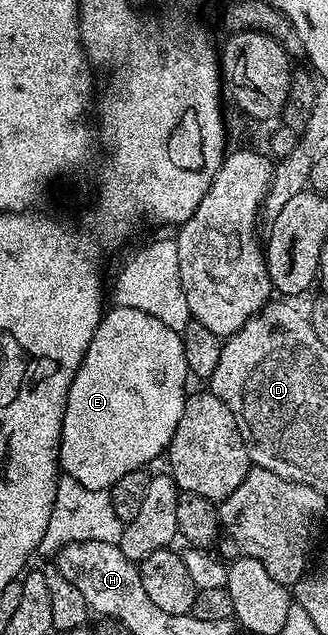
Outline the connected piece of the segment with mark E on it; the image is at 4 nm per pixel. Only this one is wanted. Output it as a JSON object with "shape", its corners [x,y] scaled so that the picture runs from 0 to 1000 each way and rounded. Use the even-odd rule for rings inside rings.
{"shape":[[[348,480],[341,487],[311,493],[259,569],[216,598],[186,669],[186,704],[174,709],[183,739],[253,762],[253,769],[280,772],[329,772],[375,756],[387,743],[451,735],[451,728],[512,710],[521,687],[534,687],[534,674],[546,669],[546,655],[558,655],[570,625],[564,606],[582,602],[549,524],[418,485]]]}

